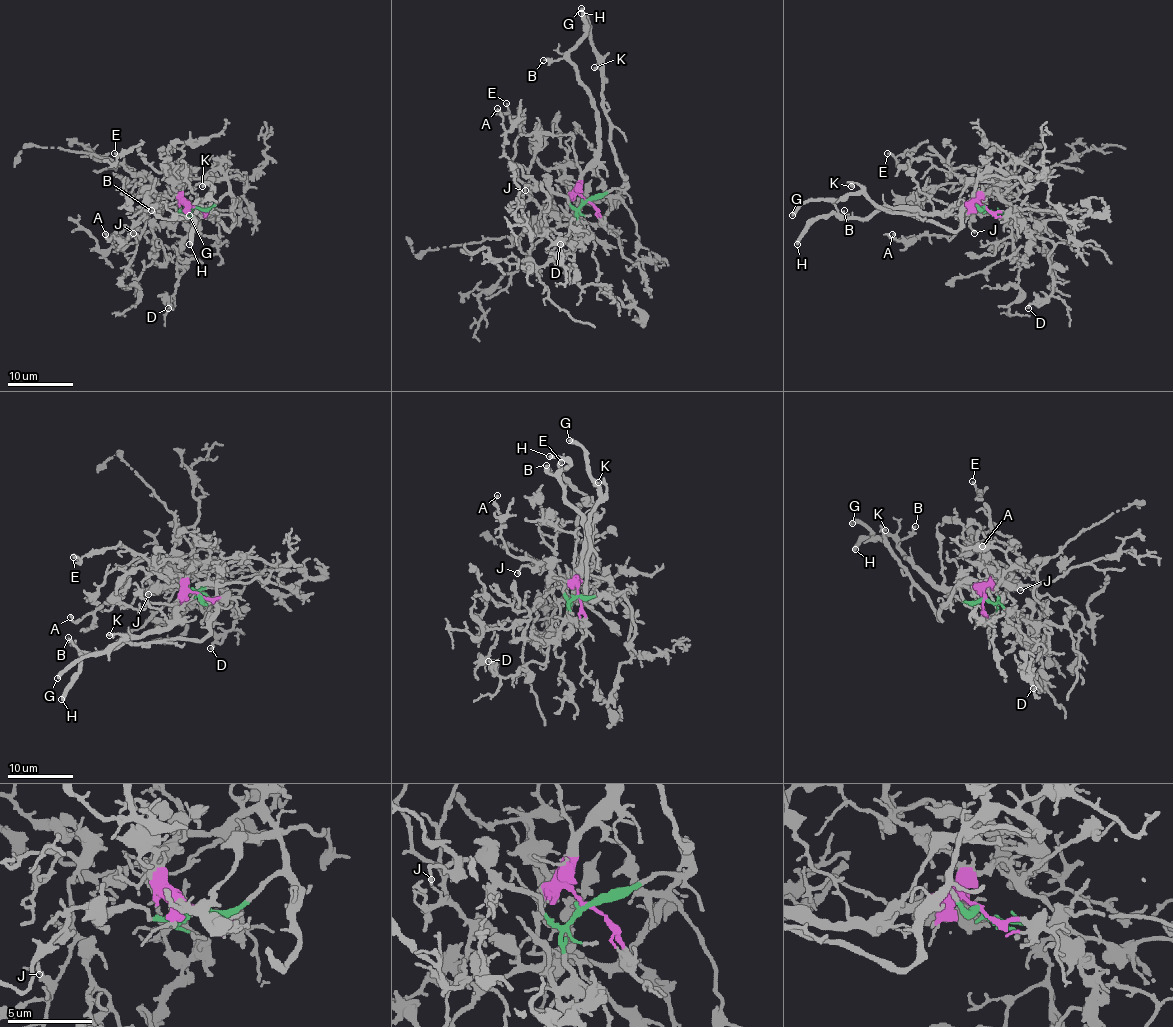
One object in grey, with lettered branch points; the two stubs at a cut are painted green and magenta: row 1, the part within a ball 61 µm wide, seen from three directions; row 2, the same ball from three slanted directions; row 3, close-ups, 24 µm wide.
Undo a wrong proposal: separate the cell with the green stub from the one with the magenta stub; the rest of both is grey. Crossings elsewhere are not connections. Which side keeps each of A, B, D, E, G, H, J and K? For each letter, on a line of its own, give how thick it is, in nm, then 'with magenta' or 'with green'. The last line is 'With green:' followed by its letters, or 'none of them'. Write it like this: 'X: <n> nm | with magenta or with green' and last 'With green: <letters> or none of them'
A: 170 nm | with green
B: 180 nm | with magenta
D: 200 nm | with green
E: 160 nm | with magenta
G: 340 nm | with green
H: 360 nm | with magenta
J: 170 nm | with green
K: 170 nm | with green
With green: A, D, G, J, K

